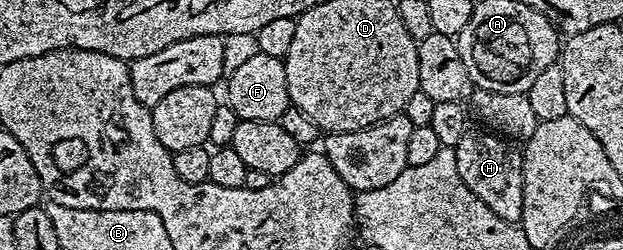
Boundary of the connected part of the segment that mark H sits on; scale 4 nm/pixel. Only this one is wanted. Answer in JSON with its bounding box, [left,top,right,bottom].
[455,130,523,224]

